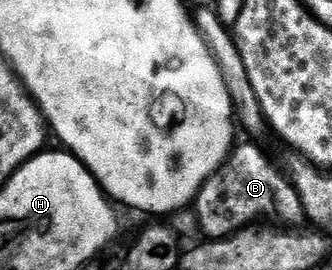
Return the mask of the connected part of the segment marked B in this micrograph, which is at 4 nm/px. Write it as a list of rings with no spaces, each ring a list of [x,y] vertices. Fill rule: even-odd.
[[[235,145],[230,154],[226,157],[222,167],[206,181],[198,190],[198,196],[192,203],[192,210],[198,213],[198,226],[203,230],[207,239],[226,238],[229,234],[242,229],[243,226],[253,223],[261,214],[275,214],[283,218],[283,223],[298,224],[303,221],[302,205],[296,188],[290,182],[289,177],[281,169],[278,170],[270,163],[270,158],[258,146]]]

